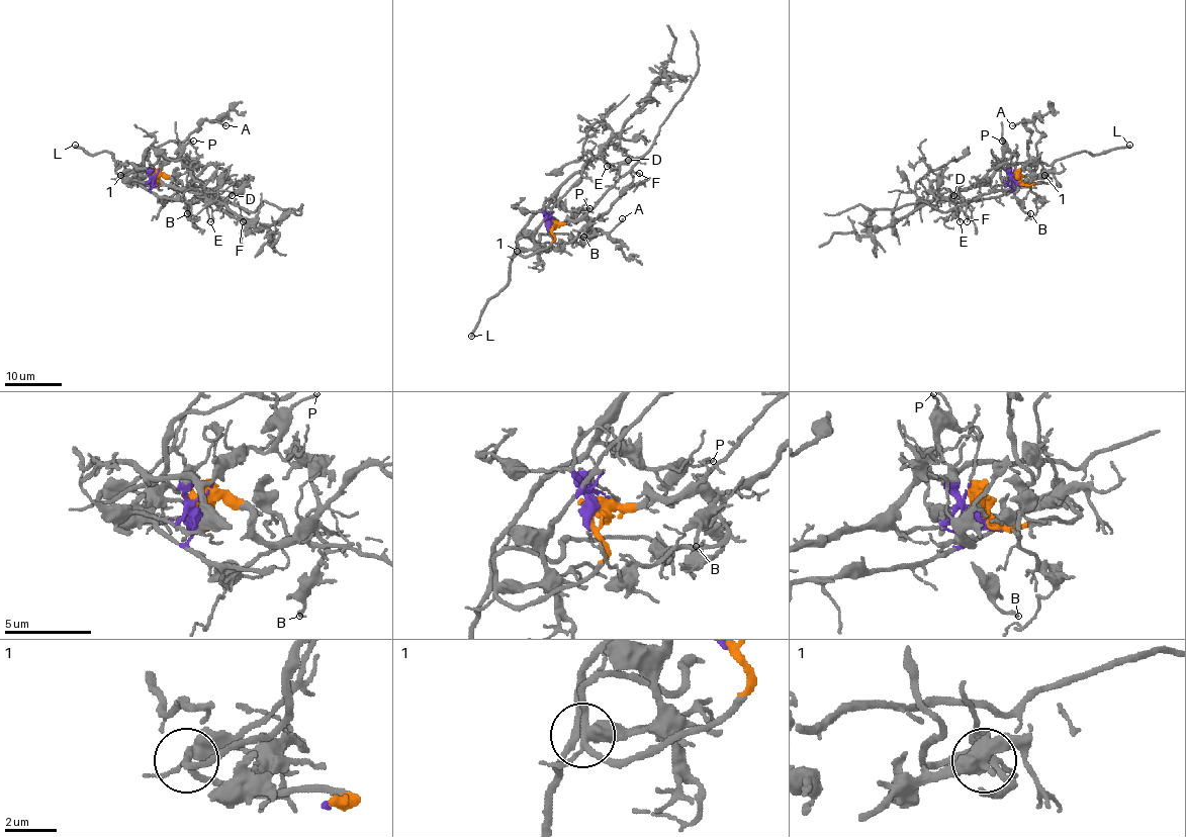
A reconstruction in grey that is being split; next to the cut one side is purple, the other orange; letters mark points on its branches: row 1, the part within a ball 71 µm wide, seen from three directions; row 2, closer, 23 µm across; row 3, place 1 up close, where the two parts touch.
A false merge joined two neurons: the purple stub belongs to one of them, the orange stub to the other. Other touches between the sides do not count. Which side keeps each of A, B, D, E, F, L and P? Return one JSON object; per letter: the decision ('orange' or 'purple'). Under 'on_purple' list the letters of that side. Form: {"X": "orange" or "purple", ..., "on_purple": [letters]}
{"A": "orange", "B": "orange", "D": "purple", "E": "purple", "F": "orange", "L": "purple", "P": "purple", "on_purple": ["D", "E", "L", "P"]}

